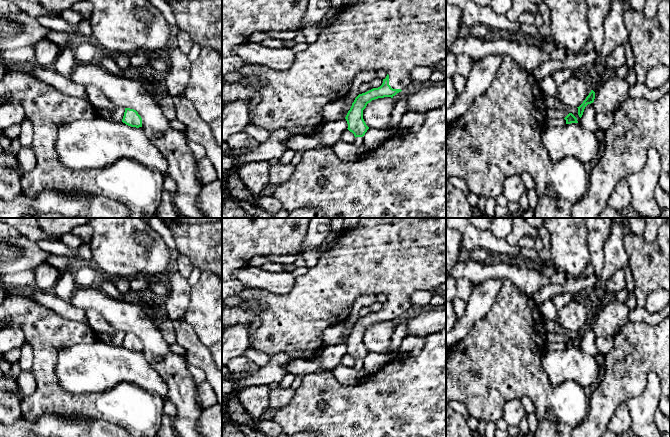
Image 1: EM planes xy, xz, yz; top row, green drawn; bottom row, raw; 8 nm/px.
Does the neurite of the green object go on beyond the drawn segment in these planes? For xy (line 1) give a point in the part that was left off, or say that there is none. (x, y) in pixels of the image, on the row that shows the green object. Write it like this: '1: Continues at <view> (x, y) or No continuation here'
1: No continuation here

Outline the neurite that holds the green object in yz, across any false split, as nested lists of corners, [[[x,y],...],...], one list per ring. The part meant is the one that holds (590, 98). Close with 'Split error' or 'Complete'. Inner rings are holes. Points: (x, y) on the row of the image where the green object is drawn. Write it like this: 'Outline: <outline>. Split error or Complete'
Outline: [[[591,90],[591,92],[589,93],[589,95],[586,97],[586,99],[583,101],[583,103],[577,107],[578,108],[578,115],[581,118],[584,112],[585,107],[588,104],[591,104],[594,102],[595,99],[595,92],[593,90]]]. Complete

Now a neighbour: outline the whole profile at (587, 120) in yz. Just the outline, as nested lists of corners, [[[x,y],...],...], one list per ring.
[[[593,103],[588,104],[584,109],[580,123],[586,129],[589,129],[595,133],[597,130],[599,130],[599,127],[595,121],[595,117],[596,117],[596,112],[594,110]]]

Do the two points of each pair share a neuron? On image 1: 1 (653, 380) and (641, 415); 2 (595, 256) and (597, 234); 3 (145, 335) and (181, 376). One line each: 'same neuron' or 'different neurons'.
1: same neuron
2: same neuron
3: same neuron

